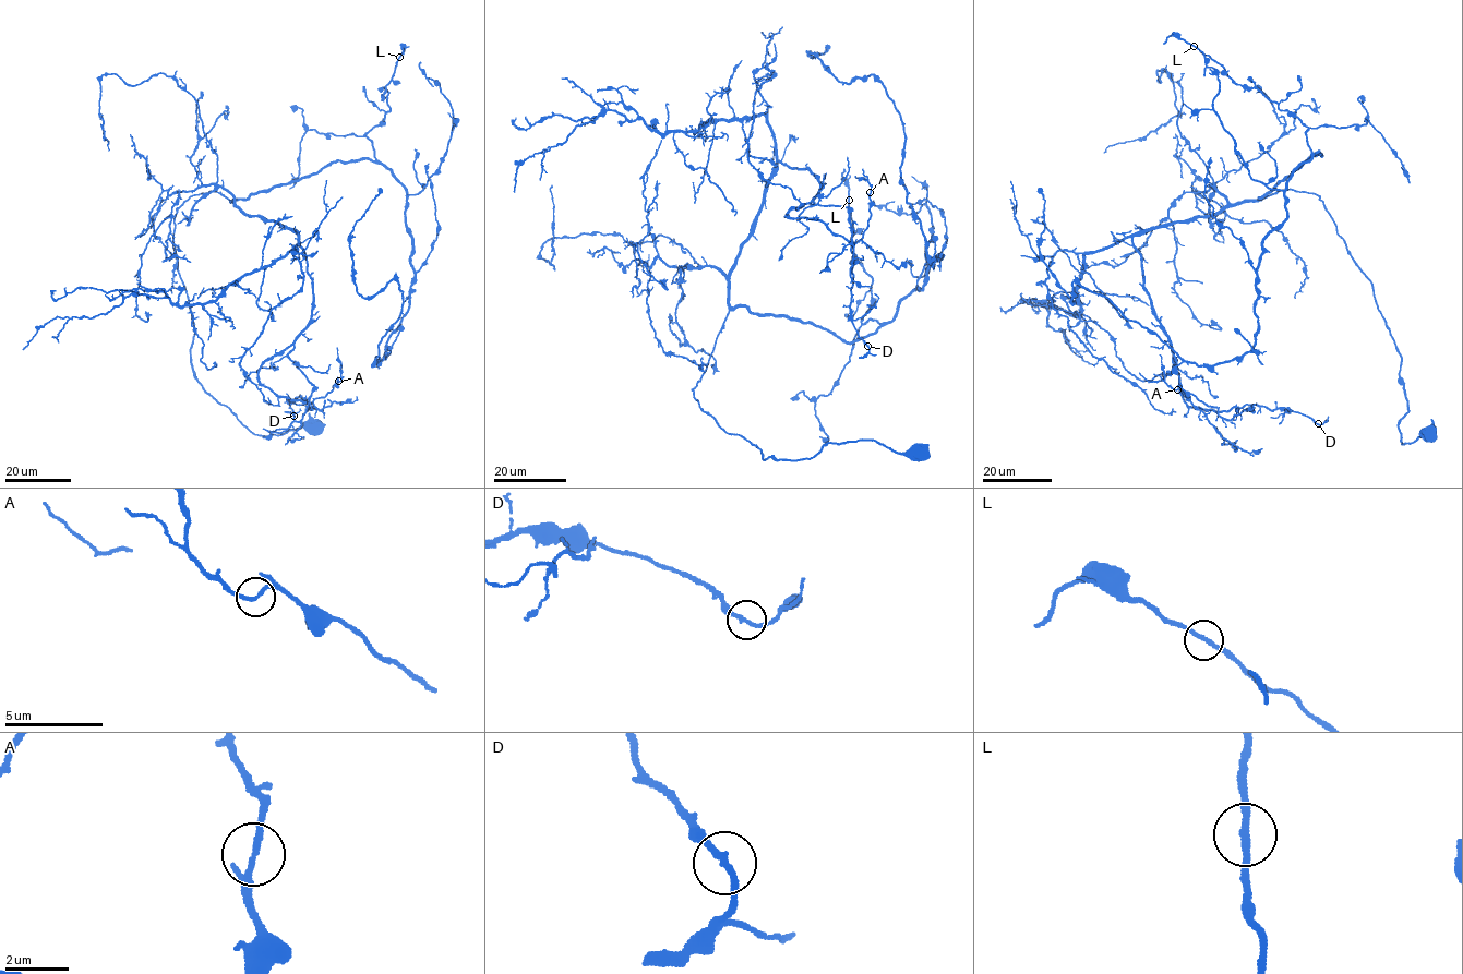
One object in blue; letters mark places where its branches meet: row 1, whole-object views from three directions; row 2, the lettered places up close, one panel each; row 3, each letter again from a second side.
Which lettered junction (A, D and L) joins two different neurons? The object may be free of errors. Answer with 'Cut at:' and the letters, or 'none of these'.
Cut at: none of these

